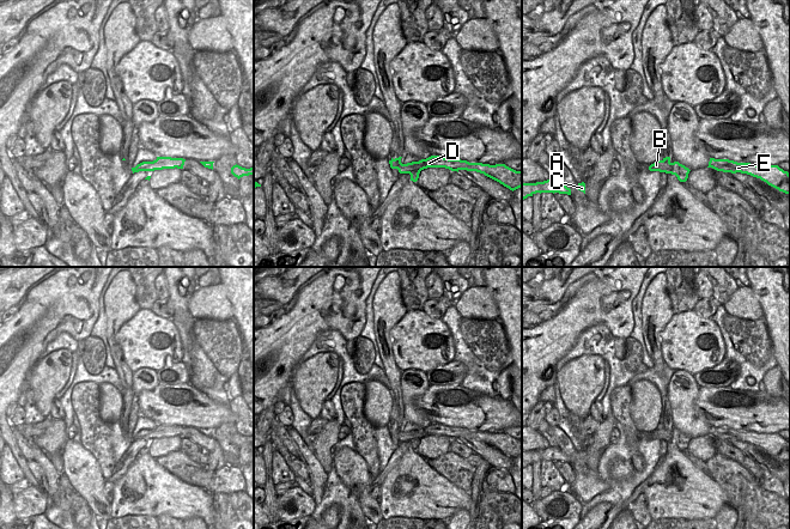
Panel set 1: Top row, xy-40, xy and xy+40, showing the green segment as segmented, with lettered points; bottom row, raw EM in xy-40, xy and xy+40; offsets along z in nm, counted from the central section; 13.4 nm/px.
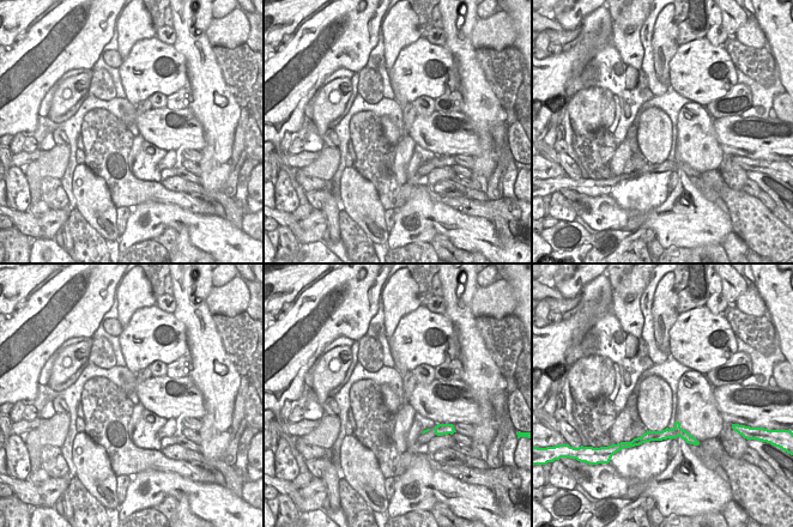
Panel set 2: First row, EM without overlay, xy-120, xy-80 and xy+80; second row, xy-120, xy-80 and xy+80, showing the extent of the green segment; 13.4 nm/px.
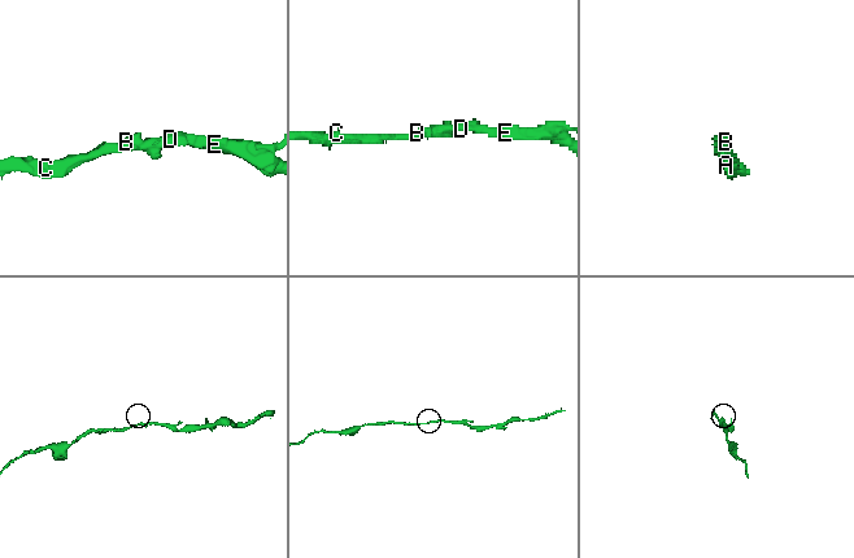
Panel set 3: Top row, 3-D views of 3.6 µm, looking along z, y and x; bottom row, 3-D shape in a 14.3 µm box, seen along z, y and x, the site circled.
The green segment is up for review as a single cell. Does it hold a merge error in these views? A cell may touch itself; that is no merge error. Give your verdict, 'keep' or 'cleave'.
keep

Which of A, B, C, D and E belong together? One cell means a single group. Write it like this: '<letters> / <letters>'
A B C D E

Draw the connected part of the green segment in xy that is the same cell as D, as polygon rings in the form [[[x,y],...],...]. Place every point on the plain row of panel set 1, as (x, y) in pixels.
[[[431,424],[419,430],[412,430],[407,432],[401,431],[401,426],[390,427],[389,432],[391,437],[397,437],[400,442],[409,442],[411,449],[417,450],[421,438],[427,436],[445,436],[451,439],[476,439],[485,444],[499,450],[510,458],[516,458],[522,455],[522,439],[516,439],[505,432],[482,432],[482,431],[469,431],[461,427],[449,427],[440,424]]]

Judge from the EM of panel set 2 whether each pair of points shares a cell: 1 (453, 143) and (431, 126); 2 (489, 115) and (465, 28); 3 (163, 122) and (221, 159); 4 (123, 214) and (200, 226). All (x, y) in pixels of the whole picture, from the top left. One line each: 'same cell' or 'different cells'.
1: same cell
2: same cell
3: different cells
4: different cells

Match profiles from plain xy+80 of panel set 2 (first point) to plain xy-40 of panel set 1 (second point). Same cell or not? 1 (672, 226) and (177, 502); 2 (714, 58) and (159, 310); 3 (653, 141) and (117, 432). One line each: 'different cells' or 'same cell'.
1: same cell
2: different cells
3: different cells

